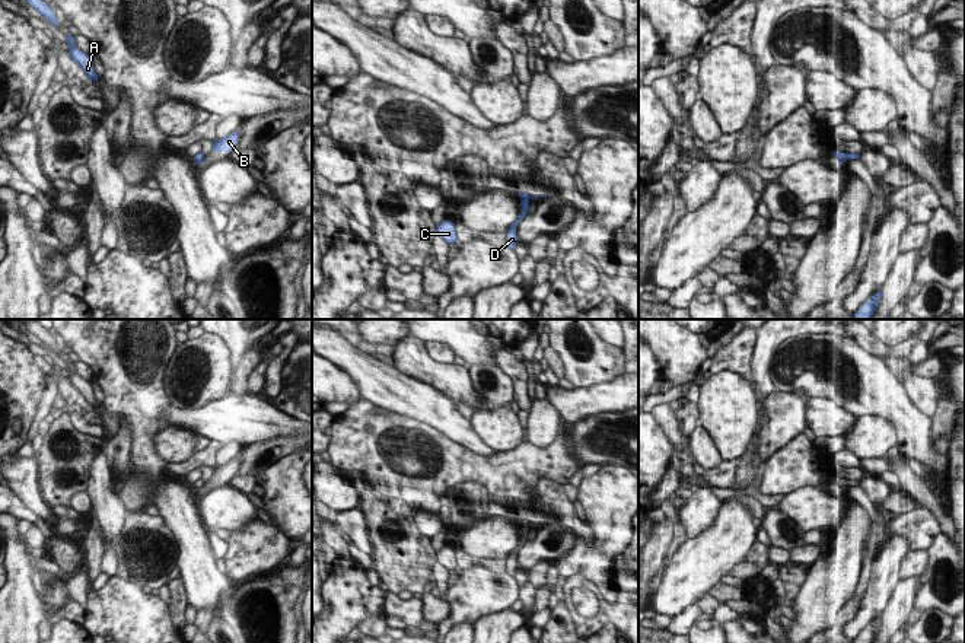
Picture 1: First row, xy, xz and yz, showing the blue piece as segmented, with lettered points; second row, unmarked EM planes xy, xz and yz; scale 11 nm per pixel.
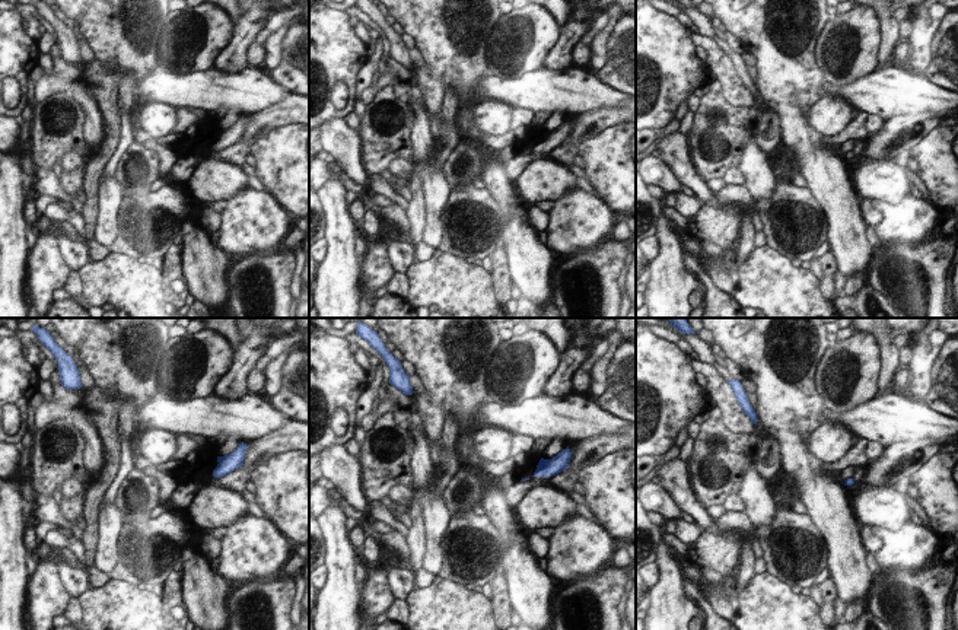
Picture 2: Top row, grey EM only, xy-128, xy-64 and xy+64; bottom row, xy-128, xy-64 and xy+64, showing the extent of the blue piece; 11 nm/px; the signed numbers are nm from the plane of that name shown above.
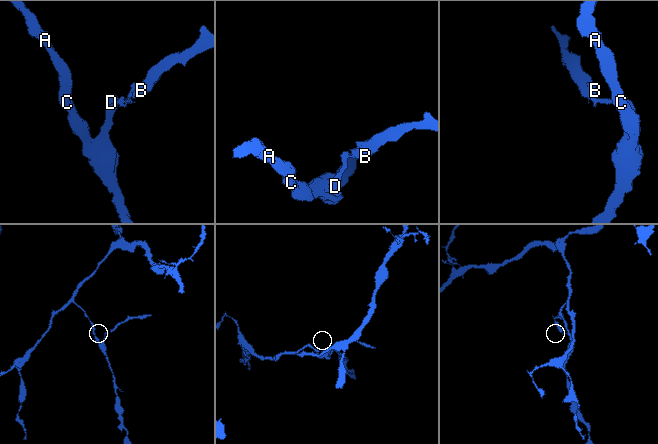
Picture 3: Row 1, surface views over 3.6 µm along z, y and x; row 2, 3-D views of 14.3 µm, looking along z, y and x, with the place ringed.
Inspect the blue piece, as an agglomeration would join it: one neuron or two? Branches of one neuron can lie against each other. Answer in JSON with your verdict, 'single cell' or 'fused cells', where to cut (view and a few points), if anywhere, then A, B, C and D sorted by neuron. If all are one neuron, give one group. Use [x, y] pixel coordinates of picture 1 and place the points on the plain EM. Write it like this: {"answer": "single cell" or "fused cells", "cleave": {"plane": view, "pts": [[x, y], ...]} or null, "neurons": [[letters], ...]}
{"answer": "fused cells", "cleave": {"plane": "xy", "pts": [[194, 484], [197, 487], [201, 486]]}, "neurons": [["A", "C", "D"], ["B"]]}

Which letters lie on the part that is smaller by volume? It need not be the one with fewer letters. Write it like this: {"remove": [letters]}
{"remove": ["B"]}

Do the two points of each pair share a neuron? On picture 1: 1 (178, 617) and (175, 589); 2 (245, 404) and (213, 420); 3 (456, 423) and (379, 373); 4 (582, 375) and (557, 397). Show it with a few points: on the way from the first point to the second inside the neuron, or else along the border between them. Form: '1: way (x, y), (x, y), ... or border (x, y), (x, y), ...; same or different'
1: way (178, 610), (178, 597); same
2: way (238, 411), (231, 419), (220, 420); same
3: way (438, 410), (398, 392); same
4: border (608, 381), (575, 388); different

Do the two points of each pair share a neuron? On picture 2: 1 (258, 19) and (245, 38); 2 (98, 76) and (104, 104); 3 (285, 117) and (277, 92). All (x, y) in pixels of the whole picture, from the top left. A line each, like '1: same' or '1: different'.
1: same
2: same
3: different

